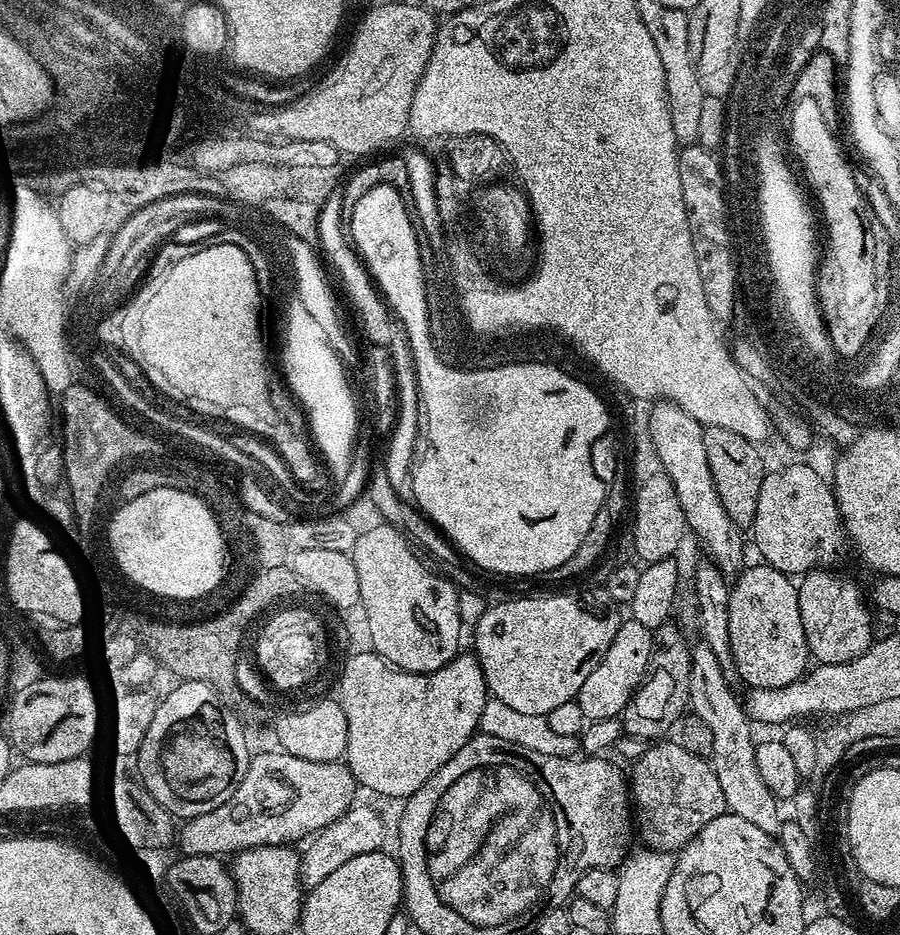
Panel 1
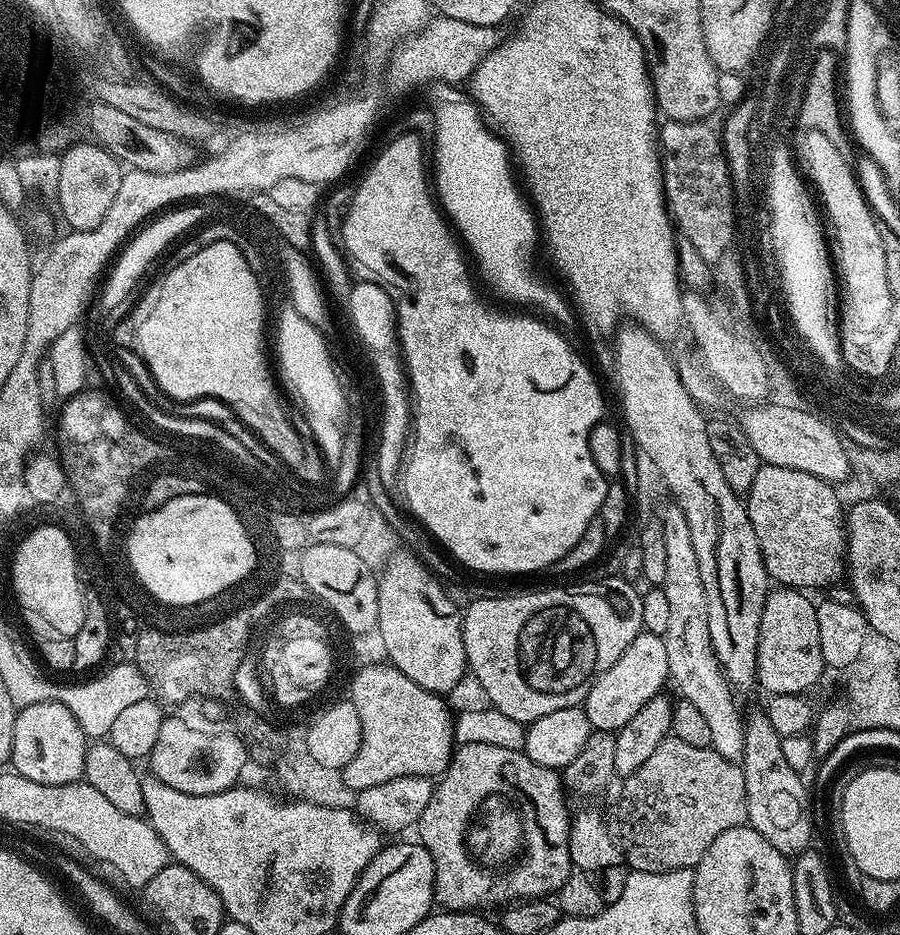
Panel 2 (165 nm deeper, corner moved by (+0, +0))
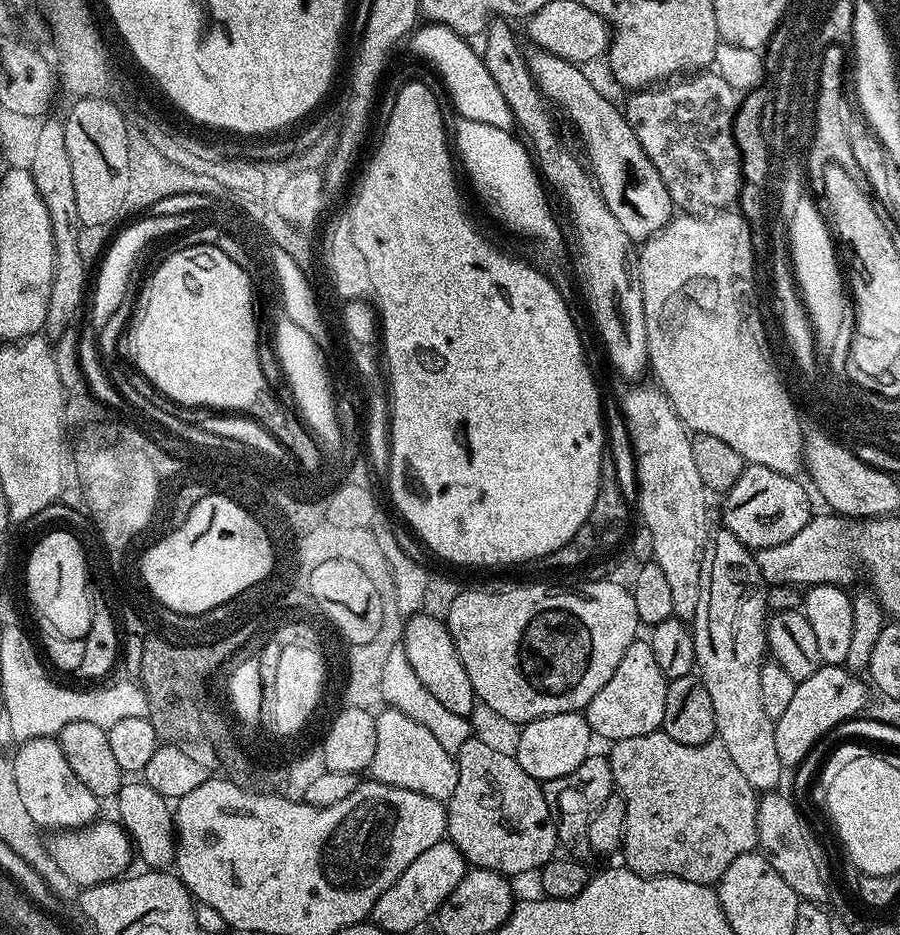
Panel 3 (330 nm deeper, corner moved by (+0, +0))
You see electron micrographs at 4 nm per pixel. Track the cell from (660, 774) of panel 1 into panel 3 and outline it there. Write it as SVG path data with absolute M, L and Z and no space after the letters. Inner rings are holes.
M661 730L642 734L638 738L622 738L615 741L609 748L612 749L606 752L606 759L612 771L612 782L625 800L626 822L624 823L624 839L622 841L623 867L637 872L639 876L673 876L674 878L682 878L686 882L698 882L712 886L719 882L726 866L730 866L730 862L734 862L734 858L753 851L757 847L756 806L758 793L750 786L750 782L746 782L742 770L738 770L737 764L730 758L730 753L727 752L726 746L722 746L720 739L713 738L698 746L686 746L682 742L674 742L674 738L670 738Z

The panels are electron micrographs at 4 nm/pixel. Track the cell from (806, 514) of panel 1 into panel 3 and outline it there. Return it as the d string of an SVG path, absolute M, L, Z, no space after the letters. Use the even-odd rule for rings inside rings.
M748 464L738 482L734 482L734 486L723 493L723 527L734 533L738 542L750 550L790 542L790 538L794 538L794 534L798 534L798 530L802 530L802 526L806 526L806 522L814 515L812 504L808 501L809 489L804 489L798 481L796 476L787 476L761 464Z

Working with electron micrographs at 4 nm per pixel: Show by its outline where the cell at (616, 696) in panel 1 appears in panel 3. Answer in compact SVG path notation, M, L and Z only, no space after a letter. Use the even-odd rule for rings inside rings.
M638 638L622 654L622 662L614 674L610 674L610 682L594 694L588 703L586 715L588 725L593 733L607 742L615 742L622 738L638 738L642 734L661 731L666 710L666 690L668 677L662 674L662 666L658 666L658 658L654 658L654 650L647 639Z

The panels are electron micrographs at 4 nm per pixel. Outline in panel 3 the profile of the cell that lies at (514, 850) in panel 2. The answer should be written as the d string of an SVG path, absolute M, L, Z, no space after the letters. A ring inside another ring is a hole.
M473 738L465 742L460 752L455 753L454 759L458 766L458 786L454 786L454 794L446 801L446 836L471 867L494 870L509 878L517 878L523 872L535 873L557 855L556 824L546 806L541 781L530 778L530 774L518 766L515 755L508 753L507 756L502 749Z

